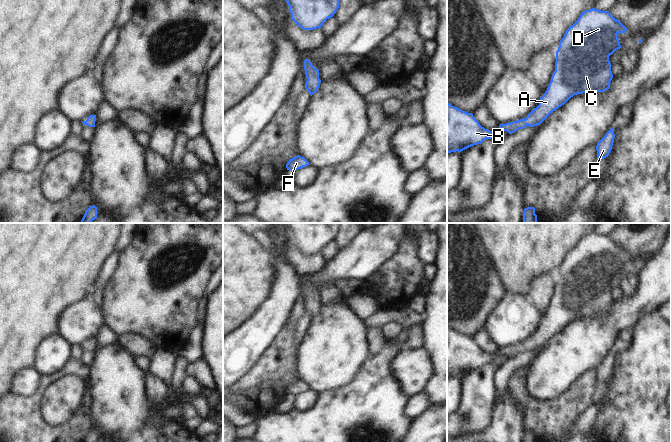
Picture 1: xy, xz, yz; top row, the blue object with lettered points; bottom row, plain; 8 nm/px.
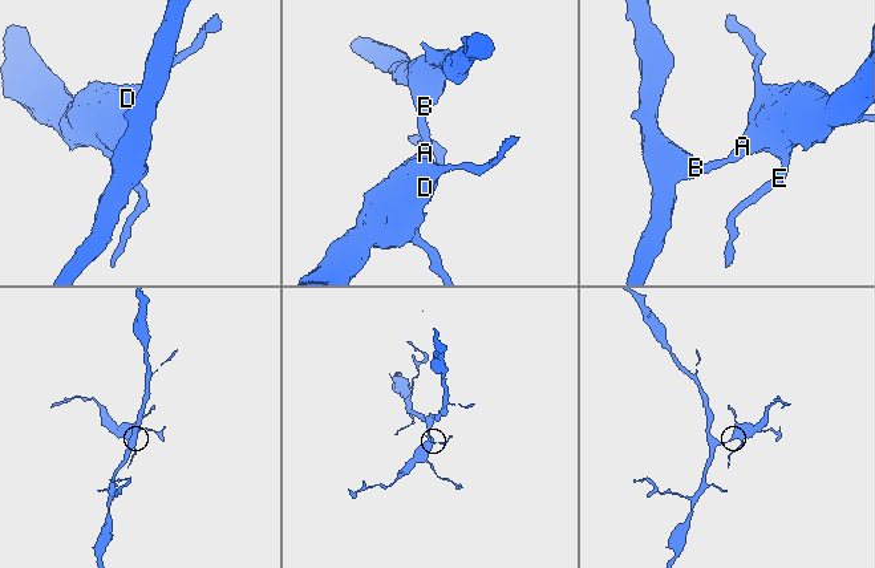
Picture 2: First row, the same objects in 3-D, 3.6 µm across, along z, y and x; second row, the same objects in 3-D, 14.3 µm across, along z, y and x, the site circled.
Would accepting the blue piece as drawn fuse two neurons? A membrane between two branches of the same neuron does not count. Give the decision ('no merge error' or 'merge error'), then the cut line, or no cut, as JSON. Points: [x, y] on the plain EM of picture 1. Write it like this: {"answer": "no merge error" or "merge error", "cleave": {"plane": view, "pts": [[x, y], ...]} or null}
{"answer": "no merge error", "cleave": null}

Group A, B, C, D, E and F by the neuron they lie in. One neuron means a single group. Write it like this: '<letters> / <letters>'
A B C D E F

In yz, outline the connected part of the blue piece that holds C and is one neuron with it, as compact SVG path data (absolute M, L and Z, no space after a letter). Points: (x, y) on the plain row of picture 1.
M592 232L582 236L559 266L555 295L546 316L539 324L539 329L525 343L500 348L496 356L482 351L472 337L467 337L447 327L447 378L461 376L471 370L481 368L499 355L512 358L518 353L524 353L527 349L530 351L540 349L553 335L564 329L574 319L608 314L613 302L609 280L621 272L617 259L626 255L627 252L608 235Z

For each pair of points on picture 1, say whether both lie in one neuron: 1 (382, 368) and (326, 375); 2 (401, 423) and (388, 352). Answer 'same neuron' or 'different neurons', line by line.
1: different neurons
2: same neuron

